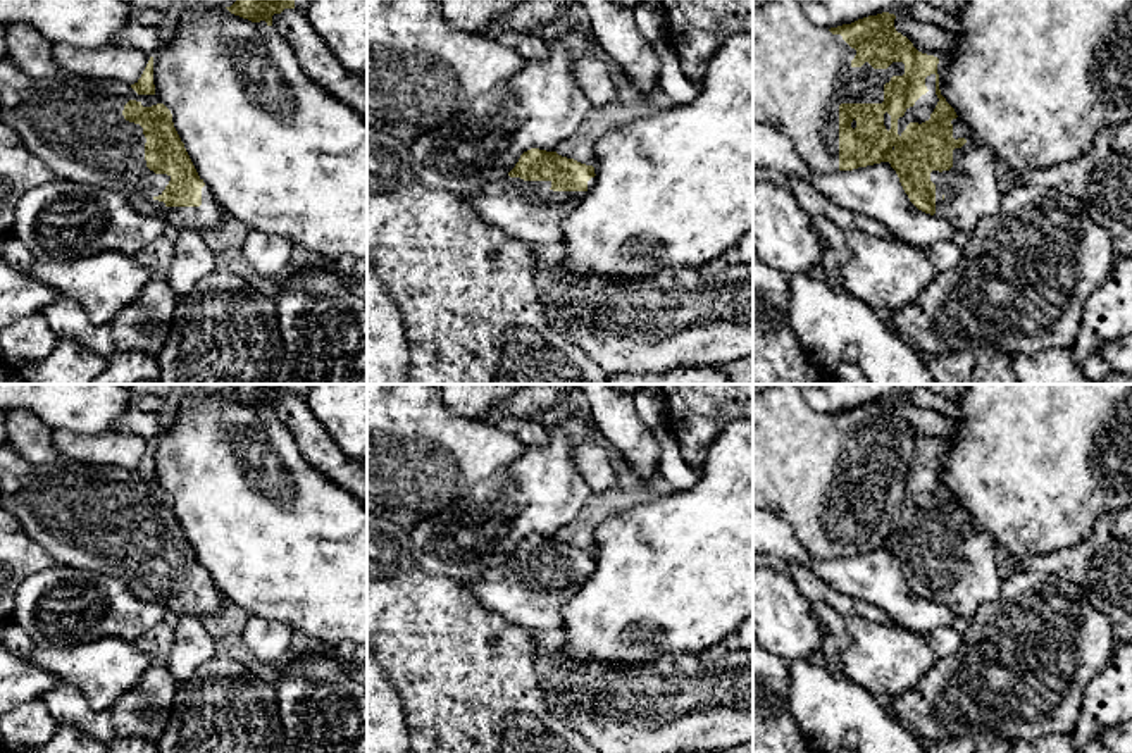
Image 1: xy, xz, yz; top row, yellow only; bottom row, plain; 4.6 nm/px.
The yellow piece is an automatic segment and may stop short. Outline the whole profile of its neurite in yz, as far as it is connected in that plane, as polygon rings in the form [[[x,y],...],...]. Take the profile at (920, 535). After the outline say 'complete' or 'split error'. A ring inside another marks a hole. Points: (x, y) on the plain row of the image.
[[[774,384],[753,395],[753,507],[770,510],[791,527],[796,541],[815,560],[853,557],[880,548],[889,548],[910,588],[922,598],[936,600],[936,570],[932,557],[953,553],[953,536],[961,534],[967,526],[953,524],[955,495],[939,476],[939,445],[918,438],[913,429],[896,417],[894,400],[882,398],[858,405],[837,414],[815,412],[794,384]],[[936,462],[936,481],[939,484],[930,505],[918,510],[910,508],[898,519],[898,505],[915,491],[929,476],[925,464]]] | split error

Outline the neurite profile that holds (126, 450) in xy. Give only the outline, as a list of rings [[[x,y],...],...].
[[[55,429],[52,439],[62,457],[88,465],[115,465],[124,470],[138,469],[150,446],[138,434],[115,429],[102,434],[79,434],[67,429]]]

